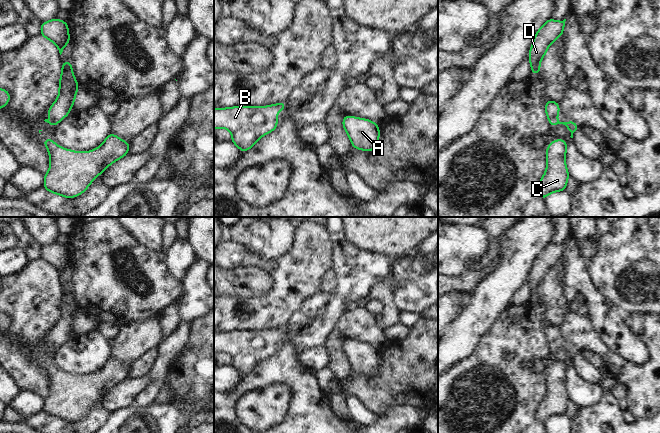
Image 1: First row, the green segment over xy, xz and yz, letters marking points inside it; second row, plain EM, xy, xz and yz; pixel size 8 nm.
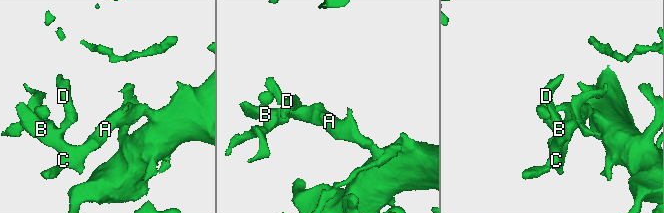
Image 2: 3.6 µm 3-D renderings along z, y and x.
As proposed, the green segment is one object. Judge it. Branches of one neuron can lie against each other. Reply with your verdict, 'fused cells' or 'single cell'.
single cell

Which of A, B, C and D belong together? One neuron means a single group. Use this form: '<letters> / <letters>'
A B C D

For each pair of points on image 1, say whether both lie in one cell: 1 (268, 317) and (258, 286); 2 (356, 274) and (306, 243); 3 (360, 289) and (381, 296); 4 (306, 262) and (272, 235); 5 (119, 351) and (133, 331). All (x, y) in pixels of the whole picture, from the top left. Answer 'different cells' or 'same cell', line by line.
1: different cells
2: different cells
3: different cells
4: different cells
5: same cell

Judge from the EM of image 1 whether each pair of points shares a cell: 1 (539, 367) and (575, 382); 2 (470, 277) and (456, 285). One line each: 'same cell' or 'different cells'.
1: same cell
2: same cell

